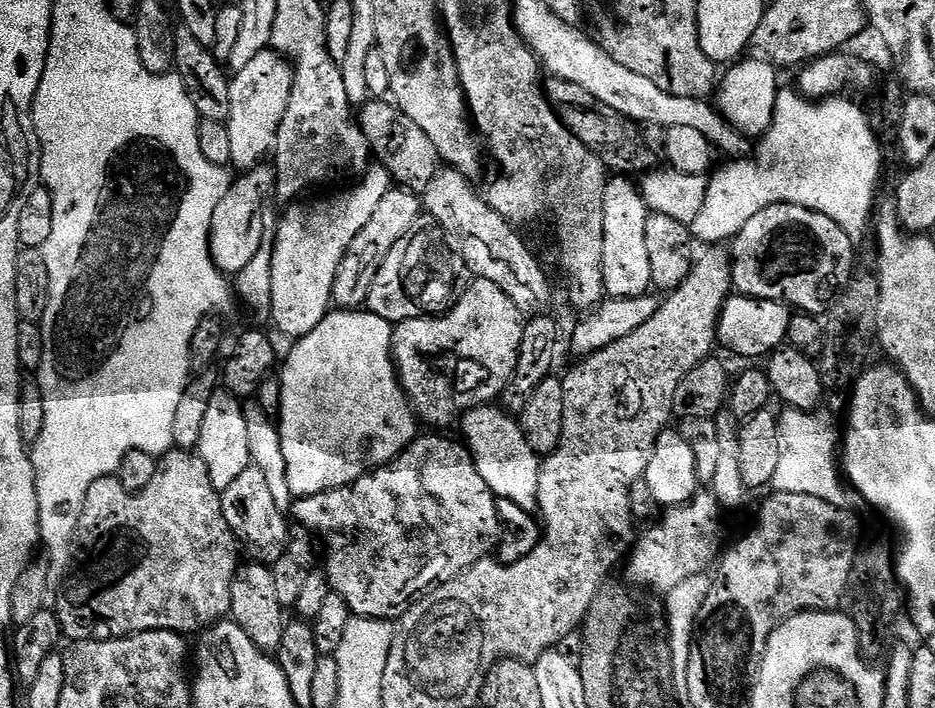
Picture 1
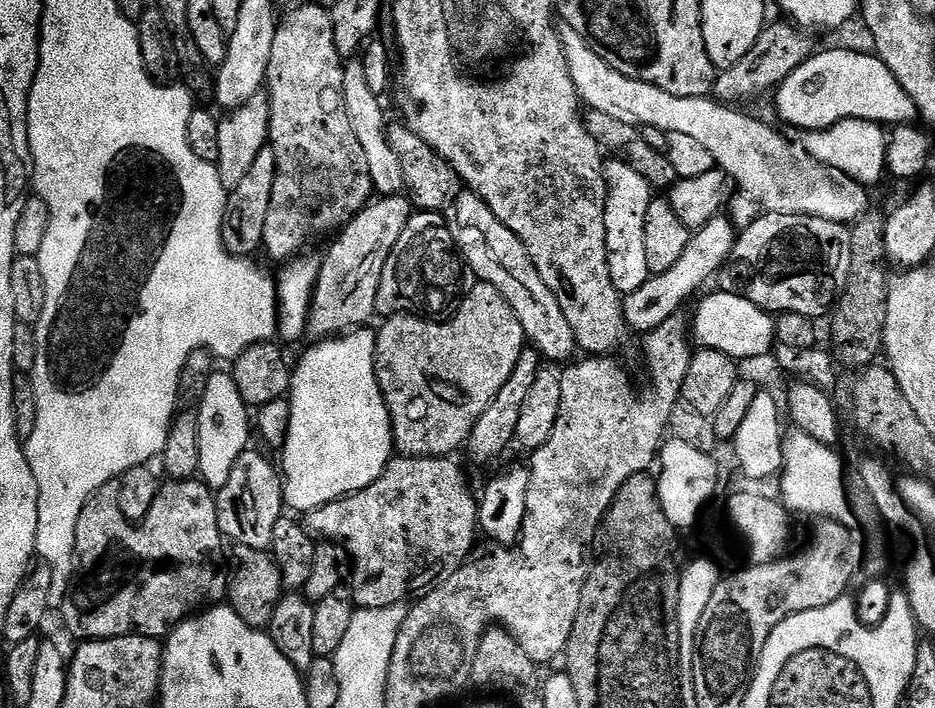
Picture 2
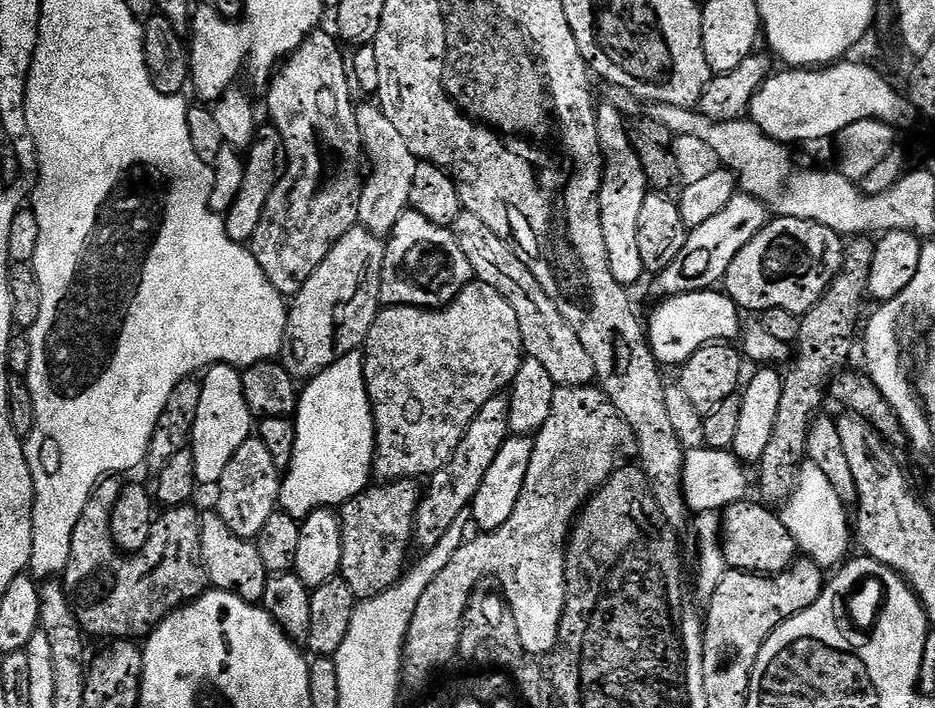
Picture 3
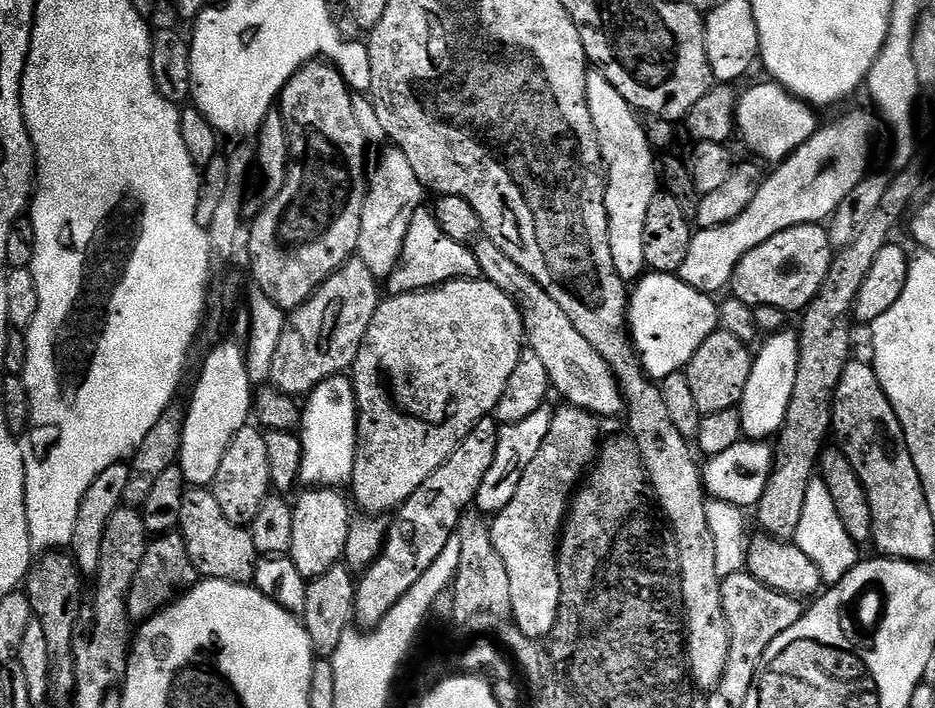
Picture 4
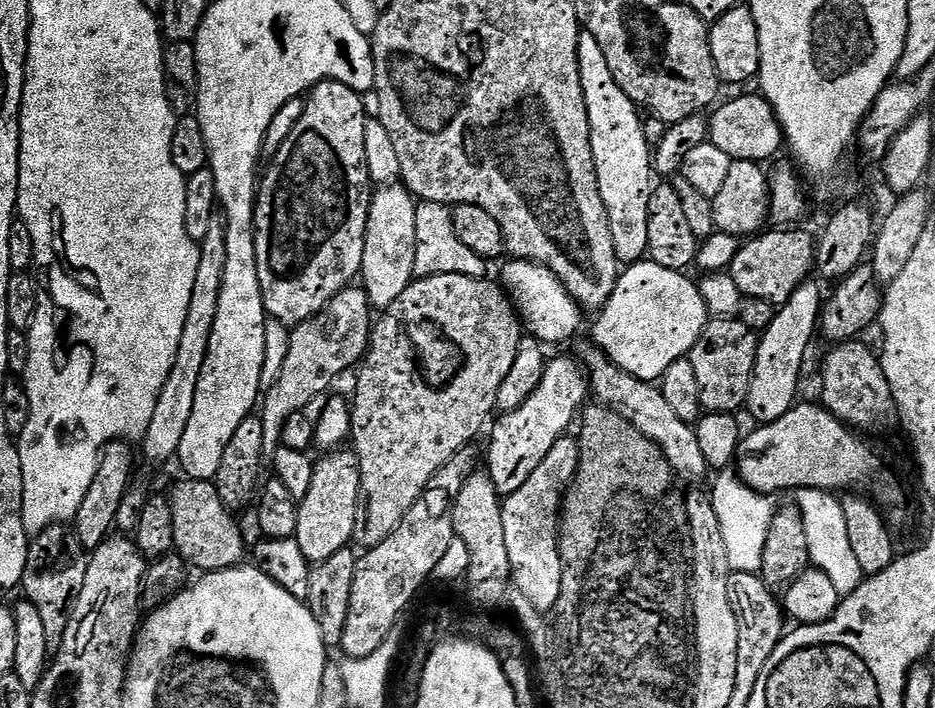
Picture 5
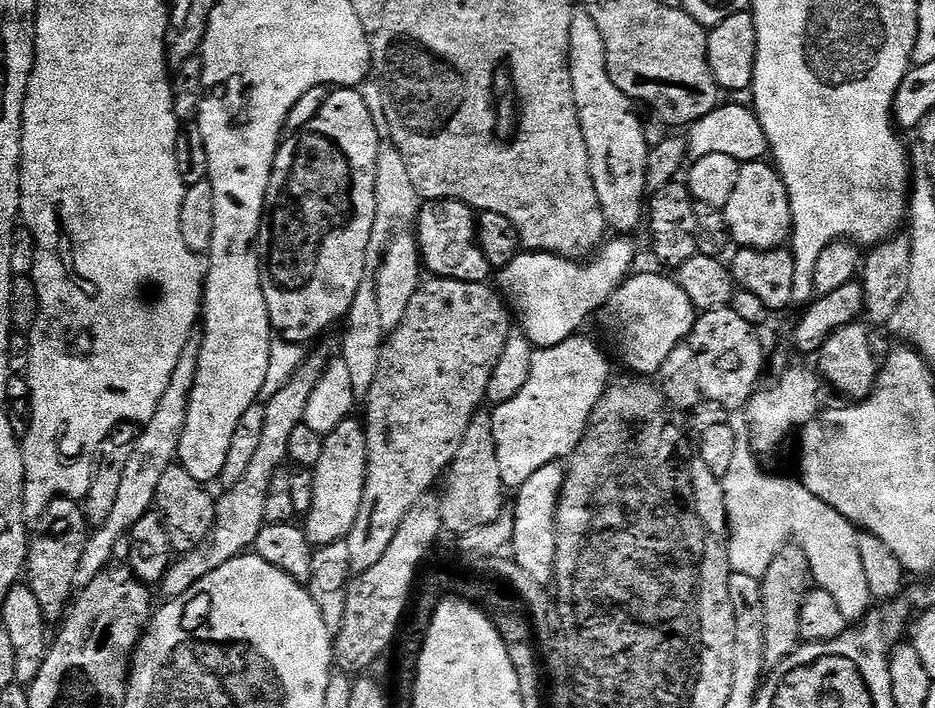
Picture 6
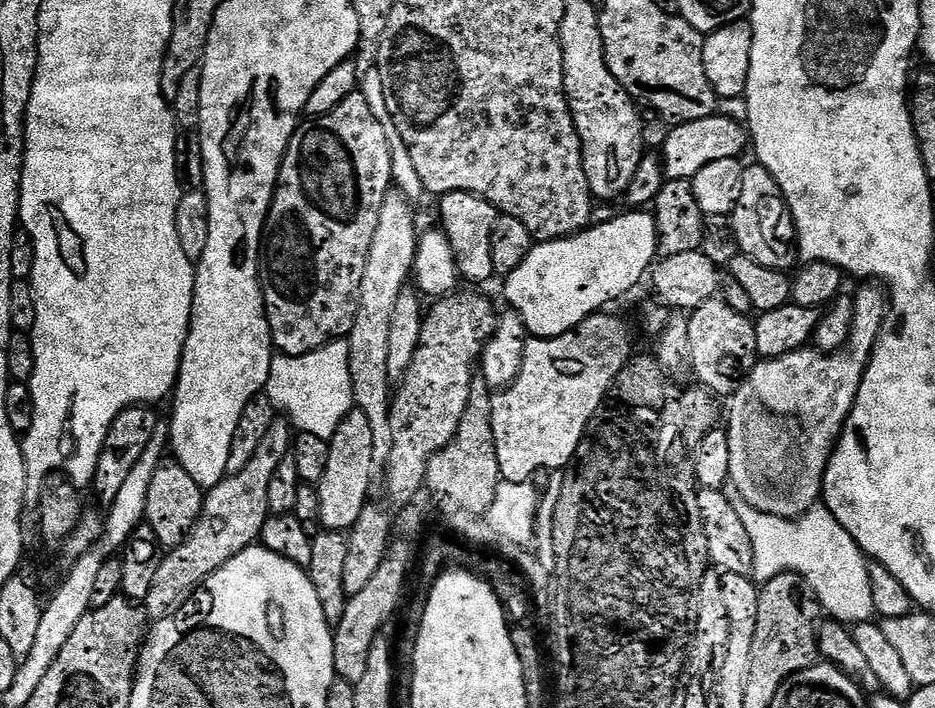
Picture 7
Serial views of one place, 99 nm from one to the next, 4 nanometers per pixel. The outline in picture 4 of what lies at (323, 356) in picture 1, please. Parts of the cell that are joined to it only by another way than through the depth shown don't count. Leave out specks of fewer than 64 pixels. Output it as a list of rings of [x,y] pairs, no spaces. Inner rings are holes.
[[[344,374],[331,376],[308,393],[306,403],[302,408],[302,427],[298,432],[304,451],[299,483],[304,486],[339,489],[352,479],[356,457],[356,421],[352,418],[328,420],[328,415],[332,412],[332,404],[336,408],[344,407],[349,414],[356,412],[356,391],[351,379]]]

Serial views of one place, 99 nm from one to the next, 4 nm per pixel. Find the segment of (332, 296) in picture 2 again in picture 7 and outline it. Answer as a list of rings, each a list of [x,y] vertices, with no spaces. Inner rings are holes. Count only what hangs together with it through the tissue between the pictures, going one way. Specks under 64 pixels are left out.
[[[277,418],[266,430],[262,446],[254,453],[254,458],[246,462],[242,470],[233,476],[225,476],[218,486],[204,493],[204,505],[200,511],[194,530],[182,542],[182,546],[163,553],[158,574],[151,583],[149,596],[143,600],[143,607],[153,621],[163,620],[177,611],[178,605],[191,588],[199,589],[210,574],[214,574],[230,558],[242,554],[242,550],[253,547],[259,541],[260,531],[270,515],[266,497],[270,494],[270,474],[278,470],[278,462],[292,451],[294,429],[287,419]]]

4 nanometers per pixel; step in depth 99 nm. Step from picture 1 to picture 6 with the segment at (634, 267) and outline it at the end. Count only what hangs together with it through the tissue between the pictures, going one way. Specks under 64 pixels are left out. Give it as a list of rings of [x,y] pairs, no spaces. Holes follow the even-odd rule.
[[[582,10],[573,11],[570,22],[570,82],[574,86],[574,102],[578,110],[578,118],[582,126],[582,134],[586,138],[586,150],[590,158],[590,170],[594,190],[598,190],[598,202],[602,206],[605,225],[616,234],[632,234],[636,227],[641,227],[646,216],[646,158],[648,146],[643,137],[640,116],[632,113],[633,101],[629,100],[614,82],[606,66],[606,42],[602,42],[602,33],[598,30],[594,18]]]

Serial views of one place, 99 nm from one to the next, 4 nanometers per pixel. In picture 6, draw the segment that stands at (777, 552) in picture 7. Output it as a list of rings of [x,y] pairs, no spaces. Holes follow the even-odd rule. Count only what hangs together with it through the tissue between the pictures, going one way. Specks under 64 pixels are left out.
[[[737,427],[730,470],[726,470],[722,478],[728,515],[726,551],[733,572],[763,580],[772,555],[792,541],[806,554],[815,587],[826,590],[826,594],[834,598],[838,610],[842,610],[848,621],[863,620],[873,599],[862,575],[862,562],[858,559],[857,529],[842,514],[838,514],[838,510],[822,502],[822,498],[810,494],[803,483],[796,481],[795,484],[792,480],[760,472],[755,458],[747,427]]]

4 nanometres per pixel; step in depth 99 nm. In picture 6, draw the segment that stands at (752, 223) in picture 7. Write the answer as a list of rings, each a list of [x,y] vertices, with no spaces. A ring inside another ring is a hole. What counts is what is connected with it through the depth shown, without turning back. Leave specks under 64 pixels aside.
[[[764,160],[741,163],[738,182],[730,193],[730,200],[722,210],[724,226],[733,245],[769,252],[789,243],[792,234],[790,198],[779,171]]]

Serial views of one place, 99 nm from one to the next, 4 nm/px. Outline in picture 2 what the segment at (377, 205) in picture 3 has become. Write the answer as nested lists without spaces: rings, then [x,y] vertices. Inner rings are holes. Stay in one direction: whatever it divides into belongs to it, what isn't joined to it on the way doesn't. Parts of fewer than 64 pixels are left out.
[[[352,58],[344,64],[344,81],[342,94],[346,102],[346,118],[350,118],[350,130],[362,142],[362,150],[366,150],[366,162],[370,162],[370,178],[373,189],[381,197],[394,196],[405,191],[404,175],[400,166],[400,159],[394,150],[390,150],[386,123],[384,124],[384,108],[381,97],[370,90],[368,72],[363,59]]]

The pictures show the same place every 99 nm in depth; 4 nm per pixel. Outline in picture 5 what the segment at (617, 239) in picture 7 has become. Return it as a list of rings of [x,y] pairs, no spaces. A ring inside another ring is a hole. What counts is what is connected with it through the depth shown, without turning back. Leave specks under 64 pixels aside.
[[[512,258],[507,262],[509,264],[504,268],[502,287],[516,307],[523,327],[545,346],[570,339],[580,328],[582,309],[565,290],[564,283],[553,272],[540,264],[532,263],[531,260]]]

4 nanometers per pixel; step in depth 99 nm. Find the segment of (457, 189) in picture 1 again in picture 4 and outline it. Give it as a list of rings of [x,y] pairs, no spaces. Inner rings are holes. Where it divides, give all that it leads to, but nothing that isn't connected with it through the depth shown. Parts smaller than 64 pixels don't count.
[[[480,238],[475,241],[474,251],[478,258],[480,267],[480,276],[489,280],[498,290],[505,292],[508,297],[520,308],[520,315],[524,318],[524,335],[526,337],[527,347],[542,361],[542,366],[546,366],[548,383],[561,396],[561,401],[567,402],[571,407],[581,408],[592,413],[597,418],[604,416],[616,416],[625,411],[626,401],[624,393],[620,390],[620,382],[616,378],[615,372],[578,334],[574,327],[574,322],[566,318],[566,310],[542,290],[542,286],[536,280],[531,280],[524,271],[513,262],[509,256],[502,254],[498,246],[487,238]]]

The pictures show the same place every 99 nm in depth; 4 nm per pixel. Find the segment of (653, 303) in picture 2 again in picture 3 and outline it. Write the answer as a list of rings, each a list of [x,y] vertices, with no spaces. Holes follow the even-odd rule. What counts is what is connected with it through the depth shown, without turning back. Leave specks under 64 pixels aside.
[[[737,194],[732,201],[714,218],[709,218],[707,222],[702,222],[702,226],[691,229],[688,234],[686,246],[682,246],[682,254],[666,266],[655,277],[652,288],[657,292],[657,297],[667,298],[670,296],[681,296],[691,292],[707,292],[715,289],[723,281],[726,270],[730,270],[730,262],[758,234],[770,219],[770,208],[763,200],[756,199],[755,196],[747,194]]]

